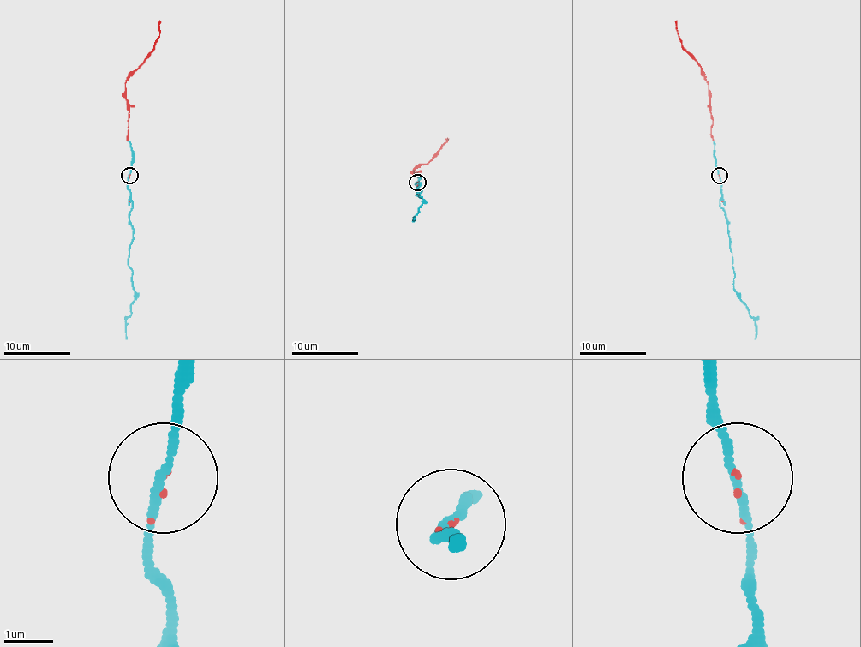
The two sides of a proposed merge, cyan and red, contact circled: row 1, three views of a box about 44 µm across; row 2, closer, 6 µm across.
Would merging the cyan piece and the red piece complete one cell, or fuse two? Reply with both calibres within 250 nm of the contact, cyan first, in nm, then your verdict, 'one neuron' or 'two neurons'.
150/50 nm | one neuron

